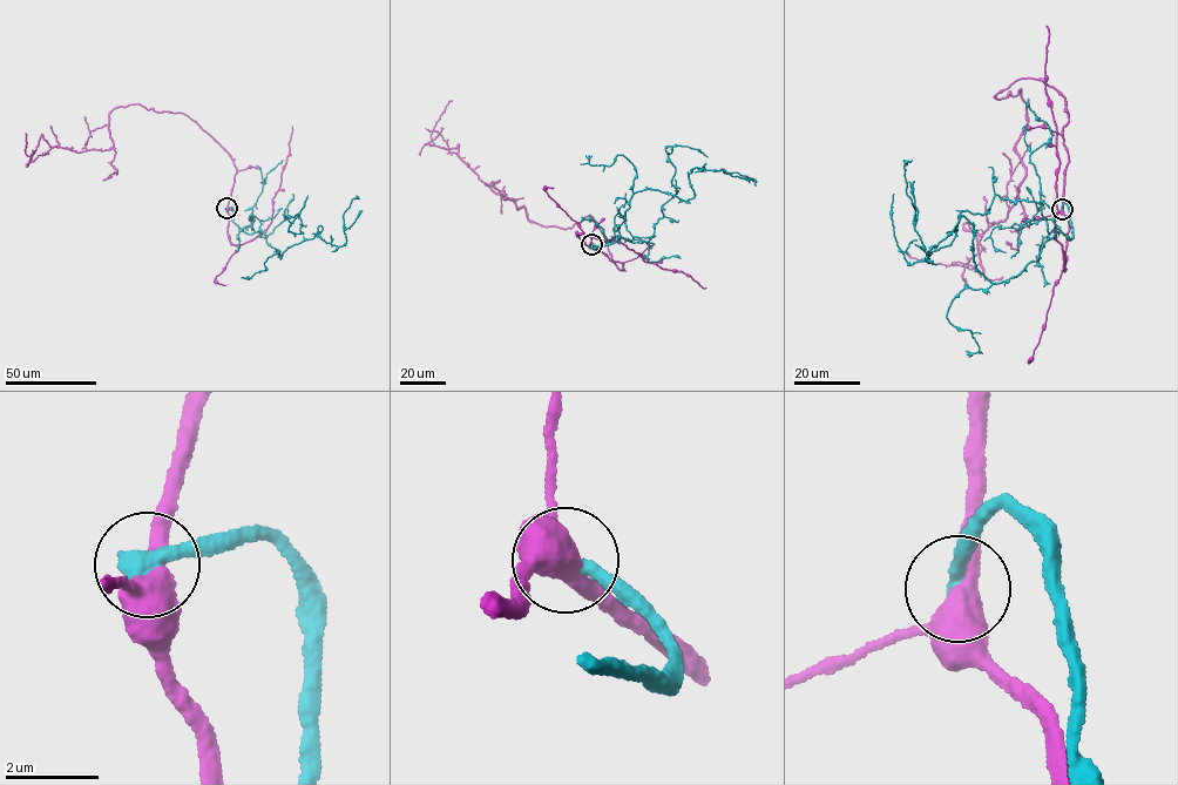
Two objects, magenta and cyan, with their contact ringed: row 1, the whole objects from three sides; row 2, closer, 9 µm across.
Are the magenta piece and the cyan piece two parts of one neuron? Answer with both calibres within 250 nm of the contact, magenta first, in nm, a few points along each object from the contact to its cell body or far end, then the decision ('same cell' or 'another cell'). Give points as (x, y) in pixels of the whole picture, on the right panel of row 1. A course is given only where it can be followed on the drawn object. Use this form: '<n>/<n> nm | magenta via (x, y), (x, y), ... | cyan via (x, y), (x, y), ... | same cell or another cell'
400/440 nm | magenta via (1061, 209), (1067, 101), (1023, 78), (995, 95), (1027, 103), (1026, 177), (963, 225), (977, 265), (906, 251) | cyan via (1061, 209), (1072, 236), (992, 283), (963, 216), (926, 255), (912, 160) | another cell

